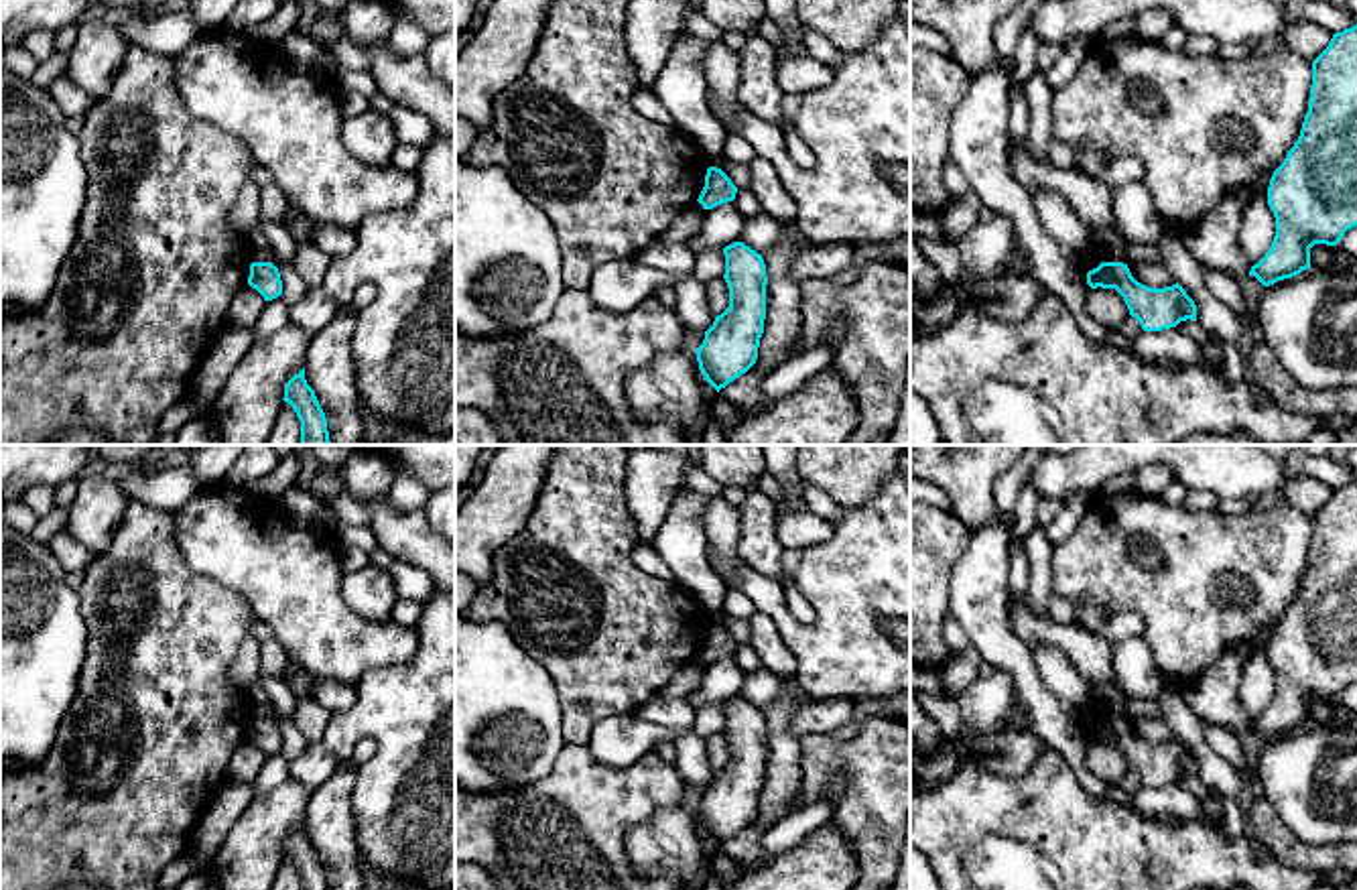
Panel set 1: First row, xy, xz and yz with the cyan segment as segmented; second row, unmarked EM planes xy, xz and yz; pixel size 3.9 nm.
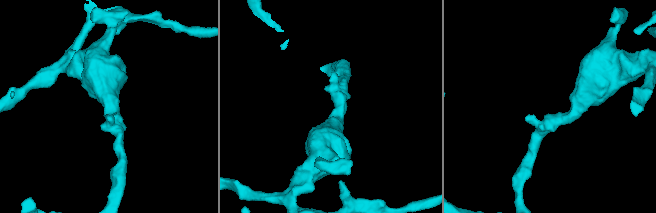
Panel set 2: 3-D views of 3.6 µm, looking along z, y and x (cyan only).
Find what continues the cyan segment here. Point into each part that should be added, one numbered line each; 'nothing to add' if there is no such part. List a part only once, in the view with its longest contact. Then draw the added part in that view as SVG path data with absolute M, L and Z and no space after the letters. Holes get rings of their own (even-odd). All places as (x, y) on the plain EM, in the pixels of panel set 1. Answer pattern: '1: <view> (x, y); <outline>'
nothing to add

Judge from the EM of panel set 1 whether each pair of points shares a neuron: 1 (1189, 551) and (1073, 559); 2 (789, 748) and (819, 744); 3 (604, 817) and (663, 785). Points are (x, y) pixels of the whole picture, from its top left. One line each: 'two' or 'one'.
1: one
2: two
3: one

